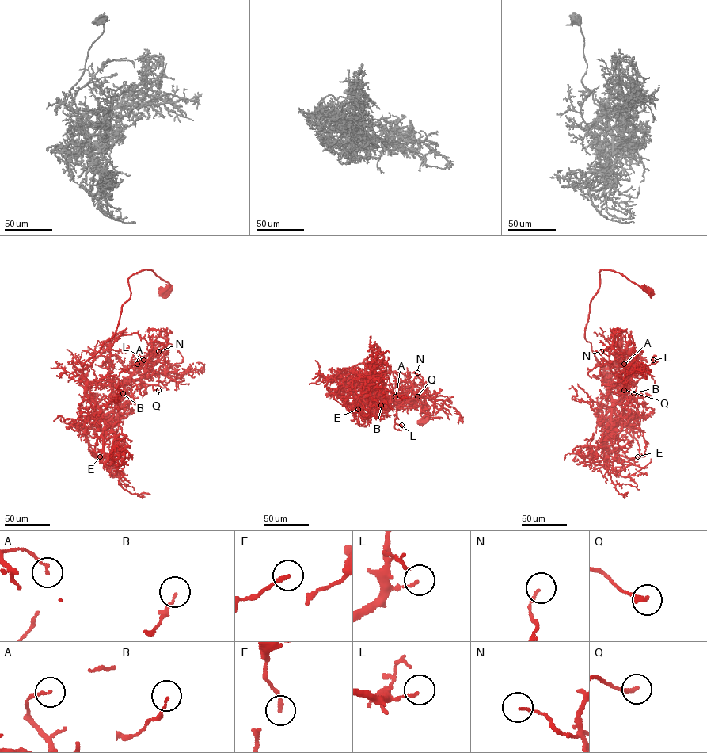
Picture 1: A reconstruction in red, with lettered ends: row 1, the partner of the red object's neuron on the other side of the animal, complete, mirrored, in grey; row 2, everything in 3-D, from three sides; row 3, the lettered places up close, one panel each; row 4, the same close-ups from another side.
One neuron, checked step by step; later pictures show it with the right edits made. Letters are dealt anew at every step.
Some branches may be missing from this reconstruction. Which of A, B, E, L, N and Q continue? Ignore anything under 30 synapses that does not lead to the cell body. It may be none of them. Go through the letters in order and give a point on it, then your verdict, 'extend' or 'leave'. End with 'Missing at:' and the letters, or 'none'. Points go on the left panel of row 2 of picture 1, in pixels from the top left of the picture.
A: place (137, 364); leave
B: place (123, 393); leave
E: place (100, 456); leave
L: place (143, 360); leave
N: place (158, 351); leave
Q: place (158, 390); leave
Missing at: none

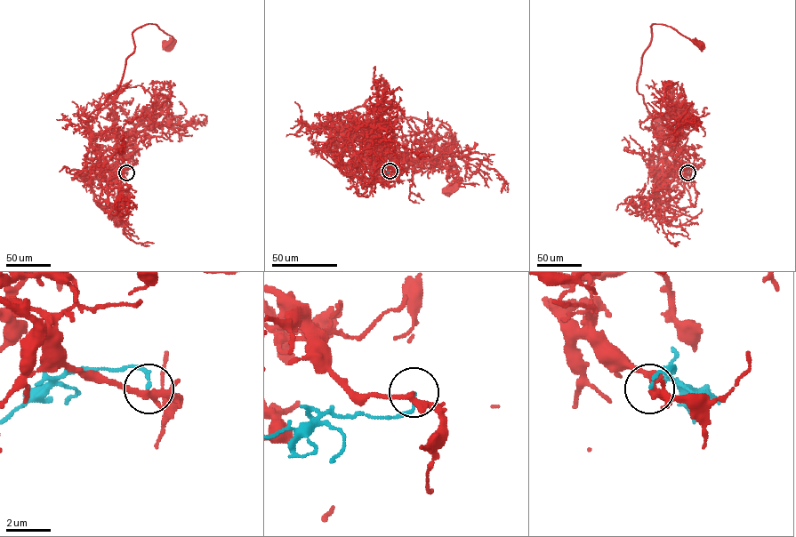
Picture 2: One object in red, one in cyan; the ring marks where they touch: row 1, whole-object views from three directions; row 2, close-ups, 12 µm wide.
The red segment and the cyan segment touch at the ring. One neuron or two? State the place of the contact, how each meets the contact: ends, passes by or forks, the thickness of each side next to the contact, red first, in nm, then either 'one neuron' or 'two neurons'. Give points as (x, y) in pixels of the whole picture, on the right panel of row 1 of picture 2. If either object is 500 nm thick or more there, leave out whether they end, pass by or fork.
place (687, 172); red forks; cyan ends; calibres 240 and 140 nm; two neurons

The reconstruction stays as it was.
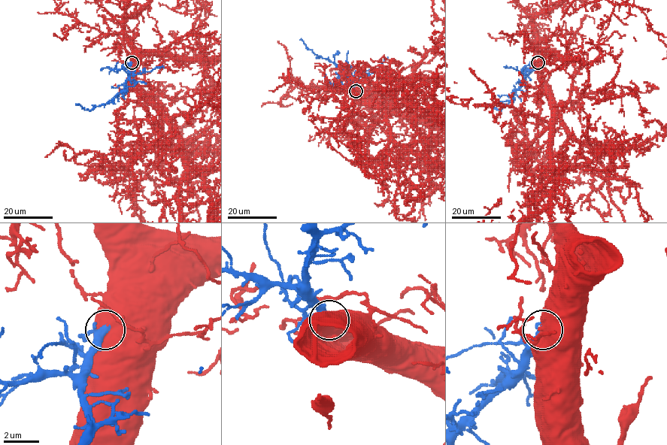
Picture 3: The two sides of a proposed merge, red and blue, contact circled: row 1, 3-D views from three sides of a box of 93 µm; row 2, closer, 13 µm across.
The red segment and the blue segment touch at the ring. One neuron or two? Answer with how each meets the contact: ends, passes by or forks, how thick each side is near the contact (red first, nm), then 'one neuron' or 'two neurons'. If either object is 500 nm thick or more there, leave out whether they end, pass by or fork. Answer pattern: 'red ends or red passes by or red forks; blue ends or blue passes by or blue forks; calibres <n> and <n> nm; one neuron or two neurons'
calibres 750 and 320 nm; one neuron

